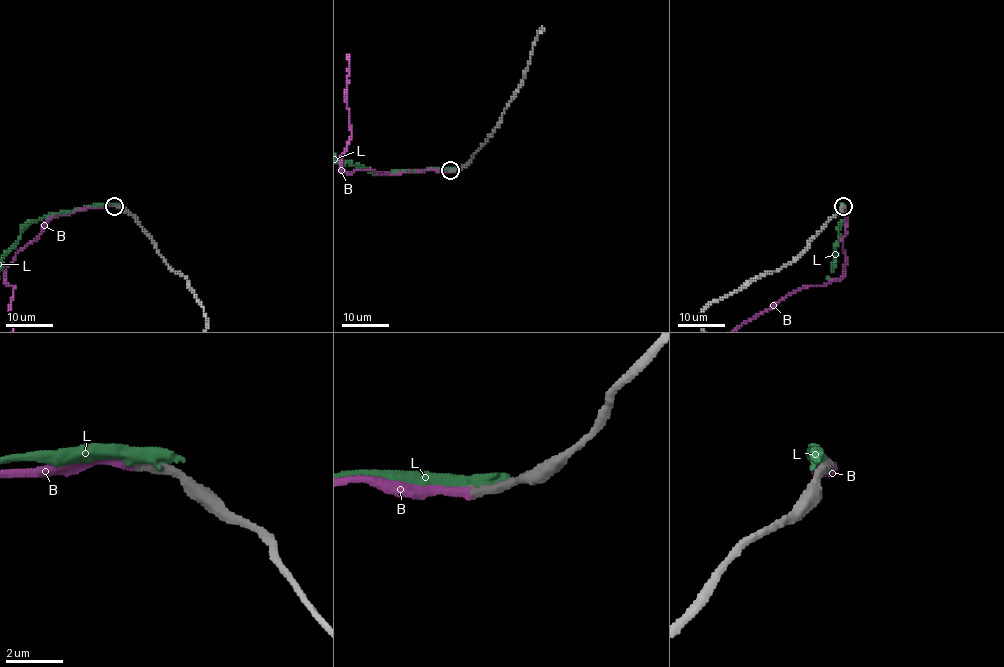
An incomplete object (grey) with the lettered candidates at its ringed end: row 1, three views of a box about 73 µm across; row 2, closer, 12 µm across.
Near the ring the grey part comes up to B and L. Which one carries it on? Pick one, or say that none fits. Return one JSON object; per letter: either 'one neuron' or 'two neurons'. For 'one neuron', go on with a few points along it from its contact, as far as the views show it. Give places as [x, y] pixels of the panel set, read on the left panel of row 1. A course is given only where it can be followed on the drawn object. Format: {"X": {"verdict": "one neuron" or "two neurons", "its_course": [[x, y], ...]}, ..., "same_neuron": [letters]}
{"B": {"verdict": "one neuron"}, "L": {"verdict": "two neurons"}, "same_neuron": ["B"]}

